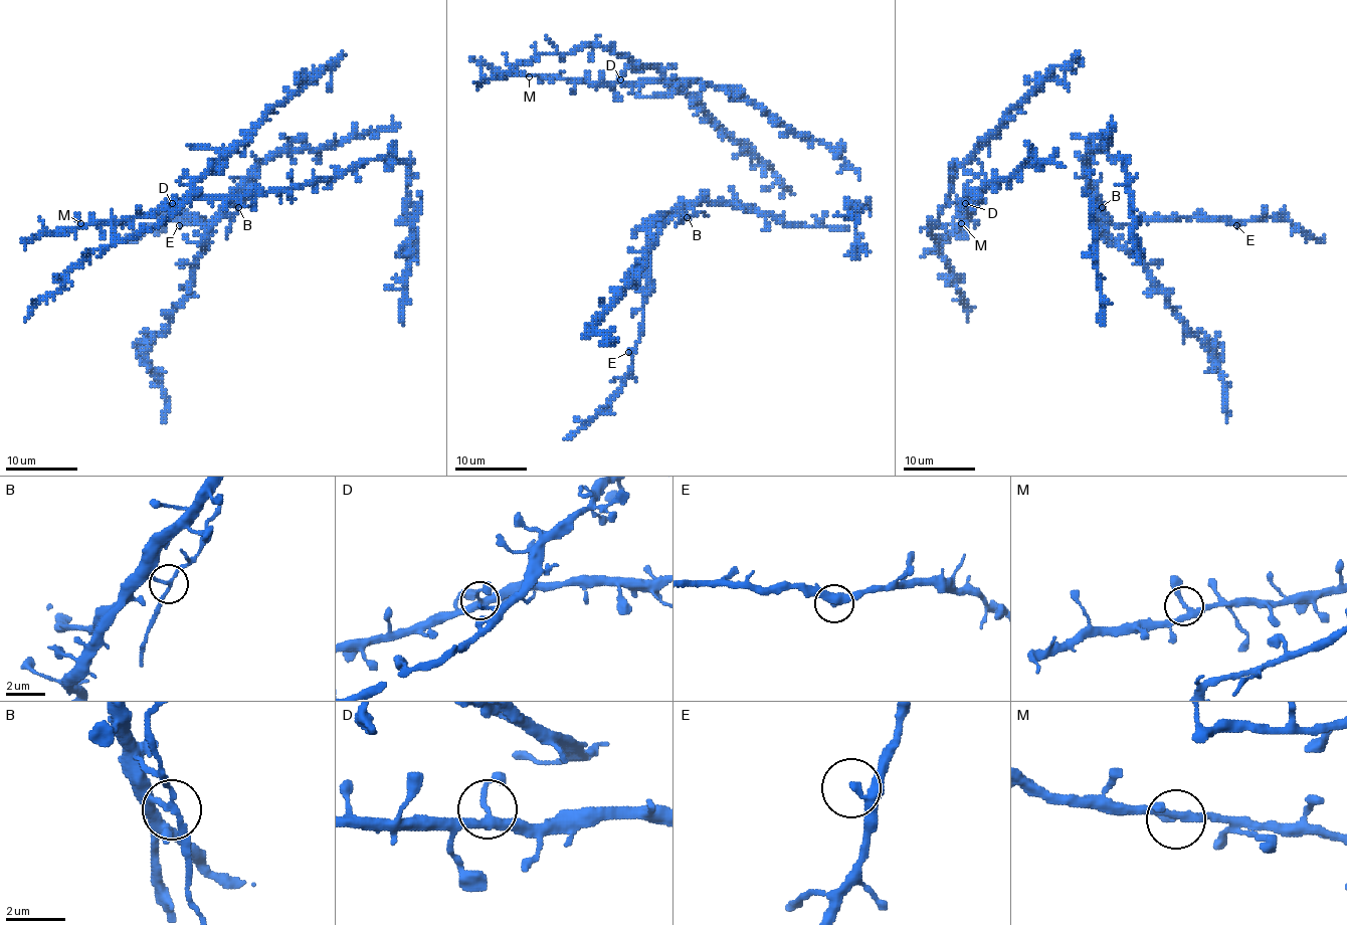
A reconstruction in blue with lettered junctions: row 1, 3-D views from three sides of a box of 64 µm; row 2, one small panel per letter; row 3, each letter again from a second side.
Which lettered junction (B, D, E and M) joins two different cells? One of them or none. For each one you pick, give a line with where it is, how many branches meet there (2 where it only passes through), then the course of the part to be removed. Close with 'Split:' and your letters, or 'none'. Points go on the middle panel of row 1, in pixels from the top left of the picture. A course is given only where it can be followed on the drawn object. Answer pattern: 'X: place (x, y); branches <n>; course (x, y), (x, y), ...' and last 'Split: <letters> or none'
B: place (687, 217); branches 3; course (688, 216), (700, 211), (707, 215)
Split: B

